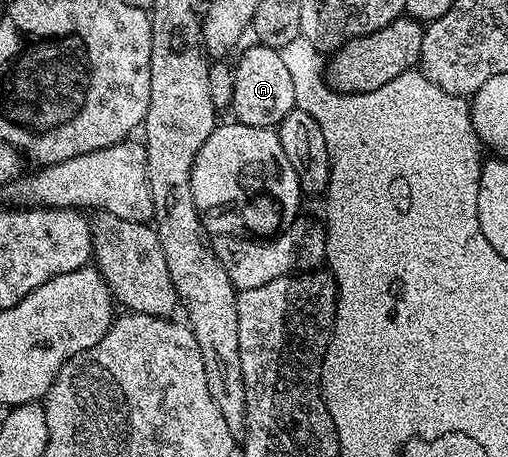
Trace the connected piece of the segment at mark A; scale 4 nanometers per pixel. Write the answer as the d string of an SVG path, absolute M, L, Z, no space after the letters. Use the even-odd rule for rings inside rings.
M254 44L234 63L235 87L233 100L229 107L234 121L250 126L278 127L279 123L289 116L291 110L296 109L293 96L293 76L289 76L285 60L281 60L279 51Z

